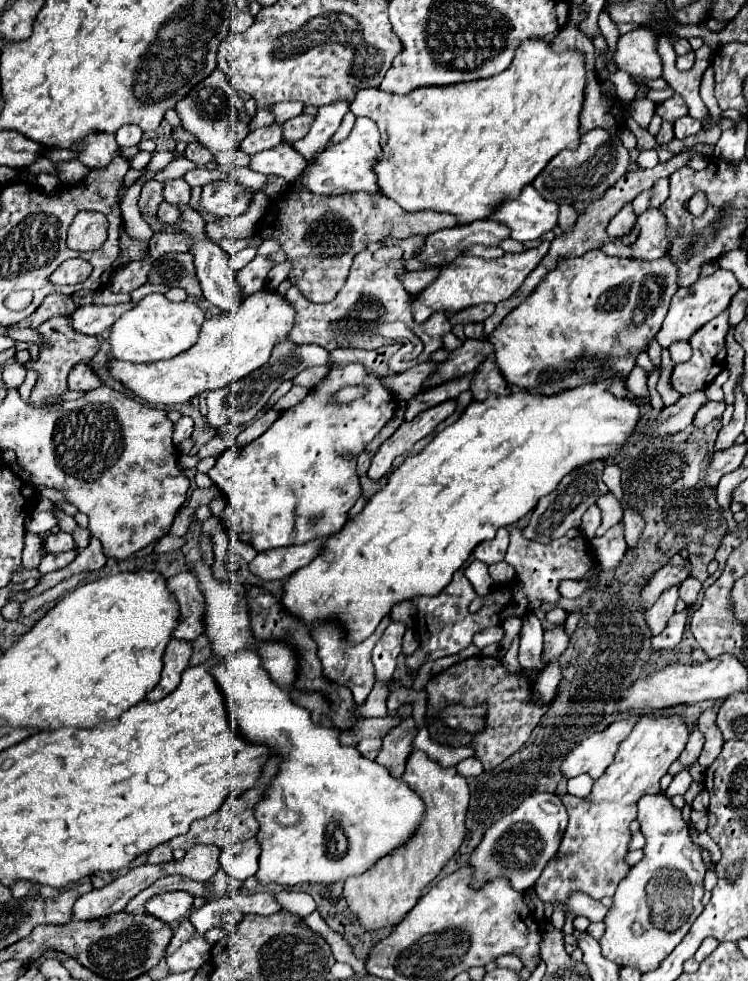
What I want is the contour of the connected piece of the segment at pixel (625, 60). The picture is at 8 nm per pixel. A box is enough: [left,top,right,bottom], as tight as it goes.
[614,27,662,79]

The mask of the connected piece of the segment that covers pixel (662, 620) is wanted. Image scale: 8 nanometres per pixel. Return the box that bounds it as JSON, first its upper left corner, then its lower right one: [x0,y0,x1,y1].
[646,585,678,635]

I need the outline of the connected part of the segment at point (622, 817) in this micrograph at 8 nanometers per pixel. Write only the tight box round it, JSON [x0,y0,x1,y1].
[534,717,688,915]

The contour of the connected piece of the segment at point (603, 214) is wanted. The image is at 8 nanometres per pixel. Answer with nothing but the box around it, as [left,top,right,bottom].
[484,151,694,333]

